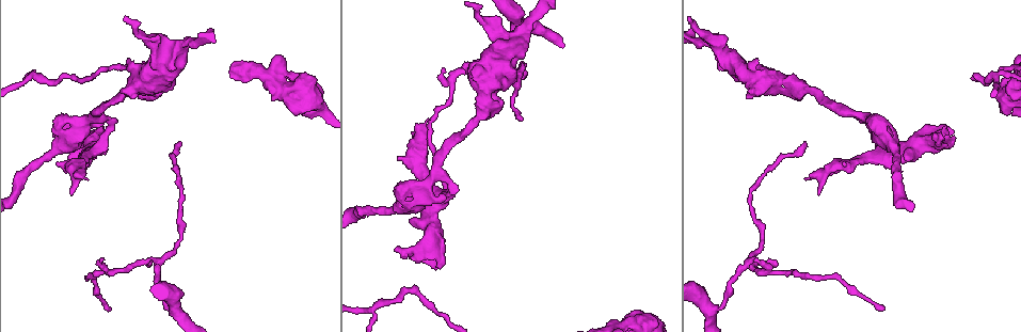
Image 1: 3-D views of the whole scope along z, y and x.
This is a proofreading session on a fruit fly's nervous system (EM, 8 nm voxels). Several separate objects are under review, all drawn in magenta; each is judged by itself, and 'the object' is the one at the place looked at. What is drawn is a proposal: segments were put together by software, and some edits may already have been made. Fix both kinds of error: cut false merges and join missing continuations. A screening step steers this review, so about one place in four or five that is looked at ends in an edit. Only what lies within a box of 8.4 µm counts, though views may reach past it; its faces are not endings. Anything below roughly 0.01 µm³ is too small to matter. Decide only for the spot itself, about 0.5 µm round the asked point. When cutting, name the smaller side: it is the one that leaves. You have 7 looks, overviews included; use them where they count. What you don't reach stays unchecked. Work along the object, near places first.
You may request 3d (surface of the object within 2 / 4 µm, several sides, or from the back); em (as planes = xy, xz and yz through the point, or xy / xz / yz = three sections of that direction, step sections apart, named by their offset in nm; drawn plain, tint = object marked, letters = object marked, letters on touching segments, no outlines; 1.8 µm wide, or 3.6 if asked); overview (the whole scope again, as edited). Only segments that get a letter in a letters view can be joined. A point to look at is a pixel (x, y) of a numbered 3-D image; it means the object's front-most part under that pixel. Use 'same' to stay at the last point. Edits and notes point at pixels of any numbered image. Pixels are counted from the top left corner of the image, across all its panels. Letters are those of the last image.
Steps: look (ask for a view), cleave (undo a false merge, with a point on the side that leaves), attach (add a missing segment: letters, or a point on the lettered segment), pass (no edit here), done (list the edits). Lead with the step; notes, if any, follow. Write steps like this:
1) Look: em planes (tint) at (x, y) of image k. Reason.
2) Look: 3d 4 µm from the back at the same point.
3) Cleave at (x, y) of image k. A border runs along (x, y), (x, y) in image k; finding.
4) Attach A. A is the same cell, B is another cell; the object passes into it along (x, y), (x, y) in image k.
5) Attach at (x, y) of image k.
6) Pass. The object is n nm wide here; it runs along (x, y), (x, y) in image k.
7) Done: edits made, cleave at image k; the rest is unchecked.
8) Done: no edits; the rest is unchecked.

Look: 3d 4 µm from the back at (165, 61) of image 1. Thin arm on a thick one.

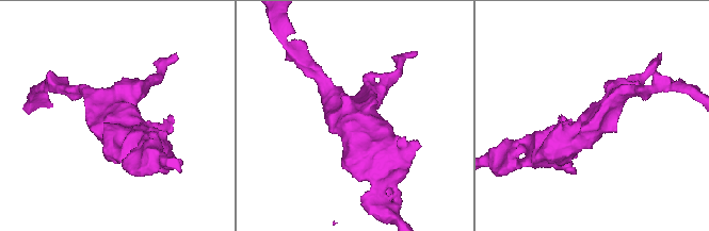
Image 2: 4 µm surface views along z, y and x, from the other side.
Look: em yz step 4 (plain) at (353, 113) of image 2.

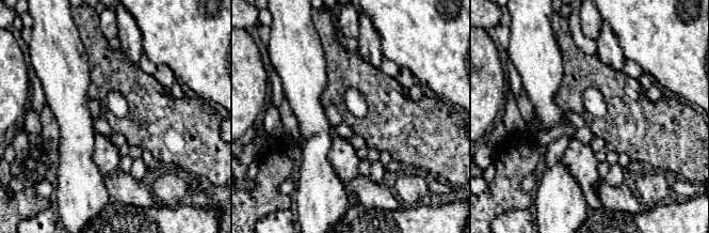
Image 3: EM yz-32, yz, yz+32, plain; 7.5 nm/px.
Look: em yz step 4 (letters) at the same point.

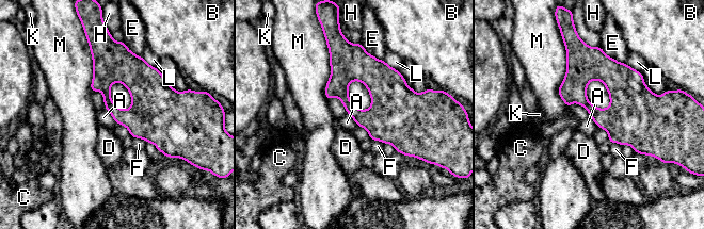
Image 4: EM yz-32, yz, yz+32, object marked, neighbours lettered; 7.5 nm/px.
Pass. The object is 190 nm wide here; A, B, C, D, E, F, H, K, L and M are other cells; a border runs along (105, 107), (117, 124) in image 4; all the same cell.

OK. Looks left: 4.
Look: 3d 4 µm at (952, 136) of image 1. An open end.

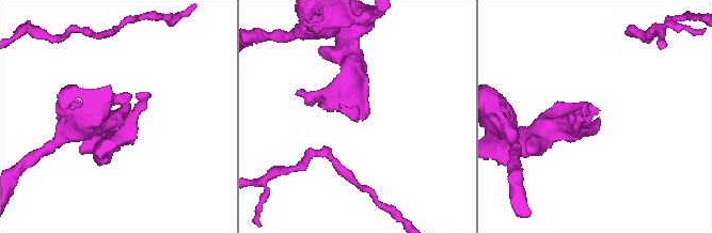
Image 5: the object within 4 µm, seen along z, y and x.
Look: em xz step 8 (letters) at (598, 119) of image 5. Shape alone is not enough.

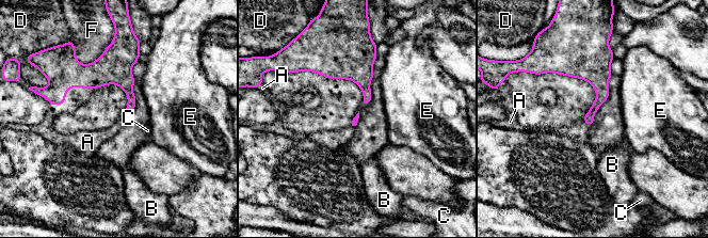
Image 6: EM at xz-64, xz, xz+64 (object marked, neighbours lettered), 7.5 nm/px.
Attach A. A is the same cell, B, C, D, E and F are other cells; the cell continues.

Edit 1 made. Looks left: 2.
Done: edits made, attach at image 6; the rest is unchecked.

